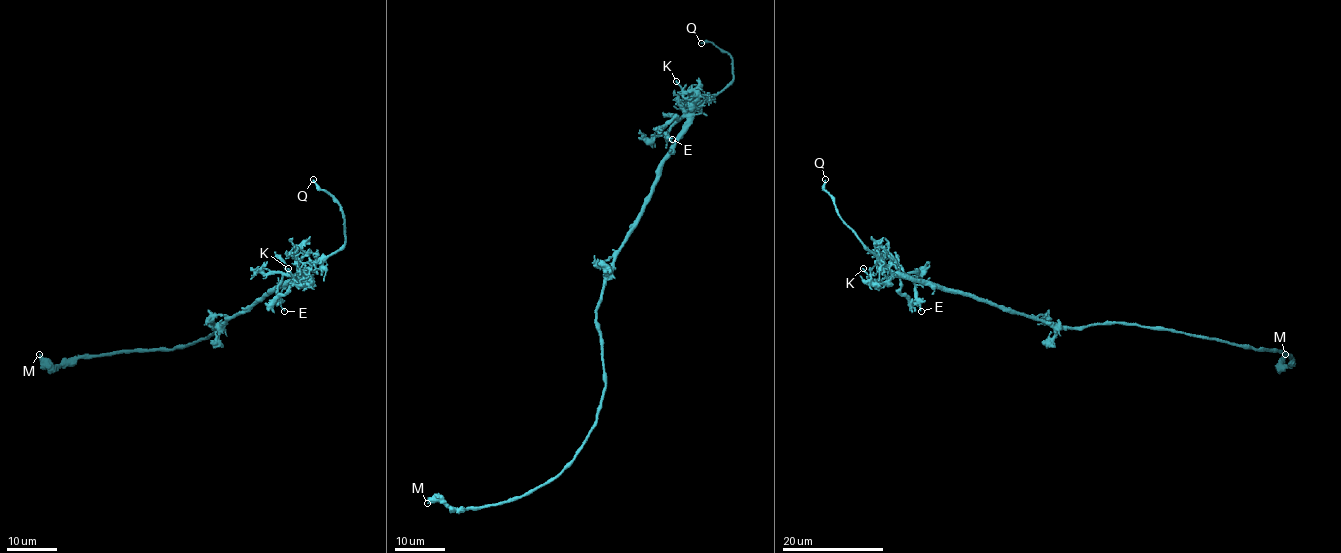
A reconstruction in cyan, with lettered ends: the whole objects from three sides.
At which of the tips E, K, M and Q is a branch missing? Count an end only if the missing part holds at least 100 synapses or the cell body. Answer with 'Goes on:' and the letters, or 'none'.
Goes on: Q

